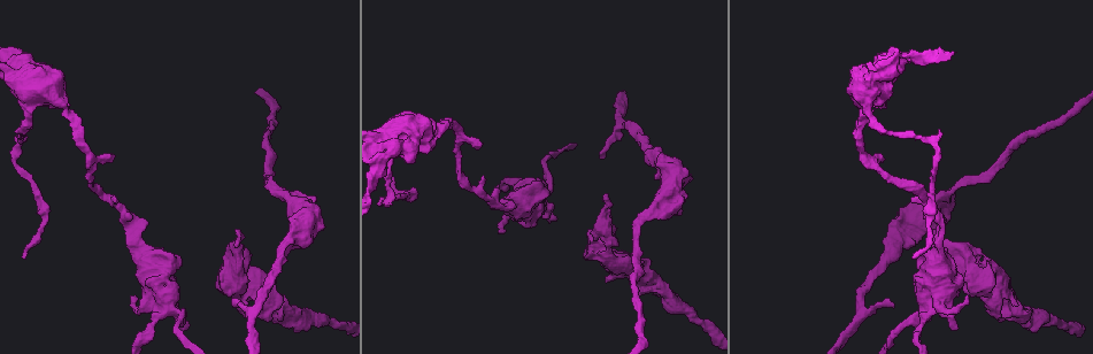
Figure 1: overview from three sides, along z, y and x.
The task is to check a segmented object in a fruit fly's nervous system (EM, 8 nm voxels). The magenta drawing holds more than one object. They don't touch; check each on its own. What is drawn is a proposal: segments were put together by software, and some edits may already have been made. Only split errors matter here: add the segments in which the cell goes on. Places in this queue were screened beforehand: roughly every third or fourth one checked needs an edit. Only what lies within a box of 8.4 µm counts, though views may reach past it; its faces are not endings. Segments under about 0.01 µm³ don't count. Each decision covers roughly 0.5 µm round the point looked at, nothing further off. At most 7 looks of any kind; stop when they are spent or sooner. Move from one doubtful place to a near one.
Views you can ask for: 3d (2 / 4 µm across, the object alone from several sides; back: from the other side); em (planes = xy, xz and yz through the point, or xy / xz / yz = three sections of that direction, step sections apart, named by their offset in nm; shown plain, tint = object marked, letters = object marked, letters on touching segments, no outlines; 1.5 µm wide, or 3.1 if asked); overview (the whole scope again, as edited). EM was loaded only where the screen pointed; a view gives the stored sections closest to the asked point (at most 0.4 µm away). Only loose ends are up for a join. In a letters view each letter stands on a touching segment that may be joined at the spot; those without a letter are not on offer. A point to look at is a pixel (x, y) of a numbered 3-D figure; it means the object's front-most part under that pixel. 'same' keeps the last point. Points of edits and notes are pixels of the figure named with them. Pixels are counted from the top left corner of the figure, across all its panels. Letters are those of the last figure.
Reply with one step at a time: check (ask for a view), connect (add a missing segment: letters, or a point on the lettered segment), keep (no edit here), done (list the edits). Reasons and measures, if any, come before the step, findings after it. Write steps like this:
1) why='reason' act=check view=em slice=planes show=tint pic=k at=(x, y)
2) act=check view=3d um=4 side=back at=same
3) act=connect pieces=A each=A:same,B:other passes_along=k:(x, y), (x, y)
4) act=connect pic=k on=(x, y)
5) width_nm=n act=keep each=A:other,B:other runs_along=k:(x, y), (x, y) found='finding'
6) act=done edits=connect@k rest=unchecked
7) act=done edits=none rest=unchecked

why='stops while still wide' act=check view=3d um=4 side=back pic=1 at=(983, 254)

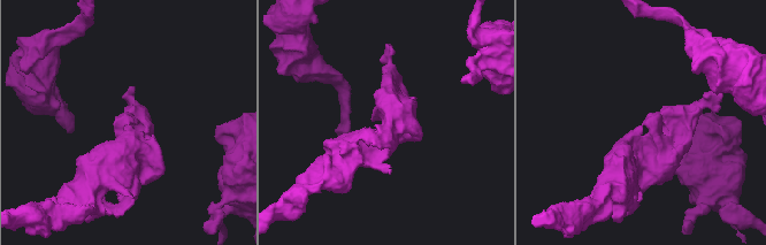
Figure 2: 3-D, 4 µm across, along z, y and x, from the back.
why='need the tissue' act=check view=em slice=planes show=letters pic=2 at=(645, 124)

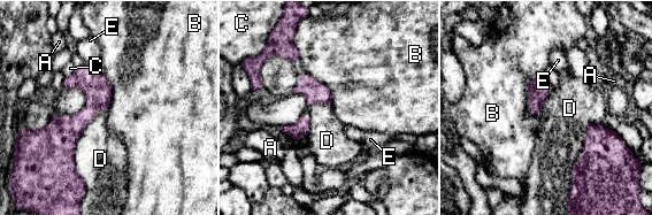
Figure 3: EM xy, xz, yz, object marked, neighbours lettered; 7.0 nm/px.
act=keep each=A:other,B:other,C:other,D:other,E:other border=3:(106, 109), (85, 125), (73, 162) found='no lettered segment goes on from it'

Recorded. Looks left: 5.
act=check view=em slice=planes show=tint pic=1 at=(601, 157)

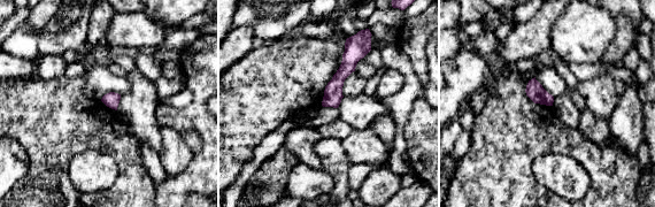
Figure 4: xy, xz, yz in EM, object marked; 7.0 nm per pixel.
why='see the neighbours' act=check view=em slice=planes show=letters at=same

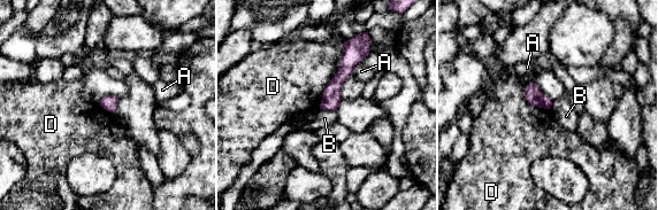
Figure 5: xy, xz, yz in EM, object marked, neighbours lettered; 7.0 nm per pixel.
width_nm=110 act=keep each=A:other,B:other,D:other border=5:(321, 109), (335, 111) found='none of them fits'

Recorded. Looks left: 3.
why='free end' act=check view=3d um=4 pic=1 at=(953, 328)

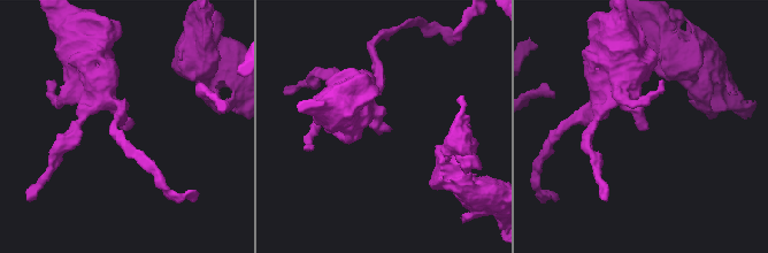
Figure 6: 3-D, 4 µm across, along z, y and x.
act=check view=em slice=xz step=8 show=letters pic=6 at=(127, 128)

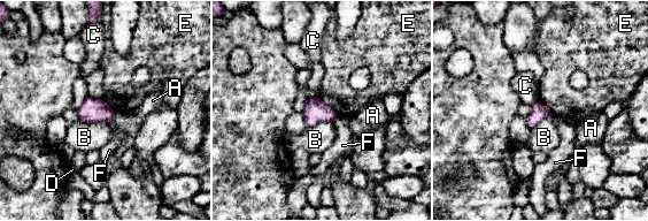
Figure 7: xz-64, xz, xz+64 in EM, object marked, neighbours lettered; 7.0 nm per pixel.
act=keep each=A:other,B:other,C:other,D:other,E:other,F:other found='none of them fits'

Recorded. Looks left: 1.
act=done edits=none rest=unchecked

